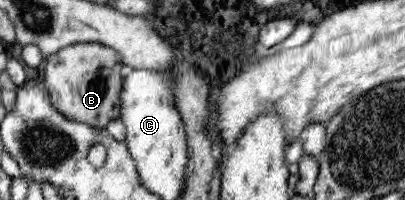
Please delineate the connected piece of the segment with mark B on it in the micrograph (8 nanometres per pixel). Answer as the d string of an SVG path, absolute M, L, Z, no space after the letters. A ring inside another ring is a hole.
M94 42L71 44L48 56L40 69L50 106L68 120L104 128L119 117L119 92L127 70L114 49Z

